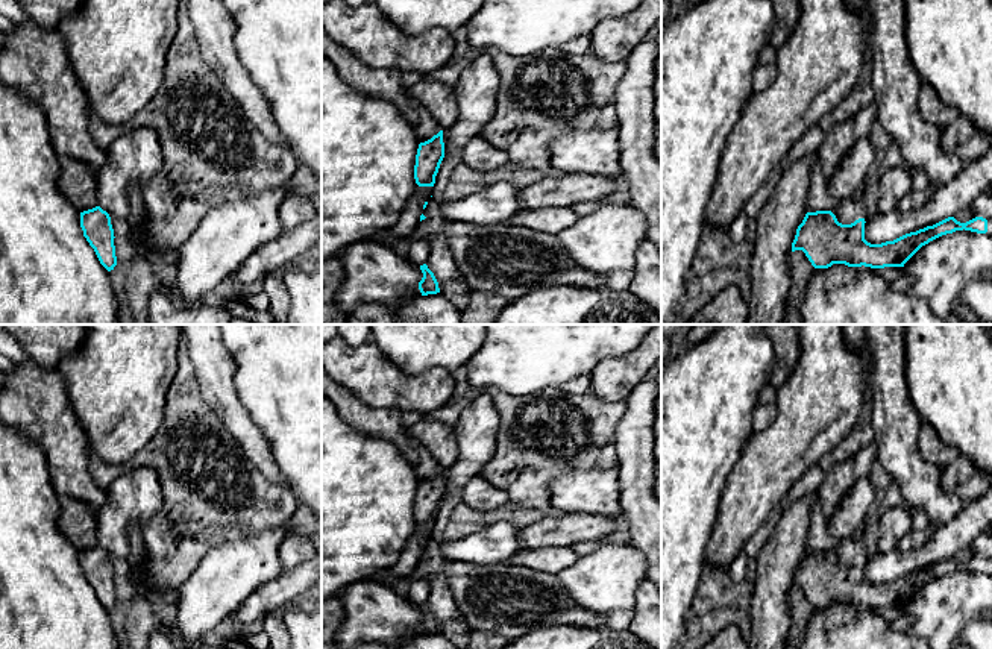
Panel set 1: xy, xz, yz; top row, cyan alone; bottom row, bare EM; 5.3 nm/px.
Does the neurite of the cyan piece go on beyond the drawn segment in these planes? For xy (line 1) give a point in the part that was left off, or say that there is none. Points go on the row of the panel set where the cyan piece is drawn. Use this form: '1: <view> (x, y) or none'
1: none

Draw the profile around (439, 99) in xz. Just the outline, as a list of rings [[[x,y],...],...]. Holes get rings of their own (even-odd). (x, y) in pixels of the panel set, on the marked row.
[[[425,77],[410,86],[407,92],[431,112],[443,130],[450,127],[458,118],[458,103],[452,86]]]

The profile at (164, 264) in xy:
[[[177,250],[168,253],[150,253],[149,259],[156,271],[159,285],[168,285],[174,281]]]

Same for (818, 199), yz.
[[[818,162],[810,171],[805,209],[807,212],[831,211],[836,205],[837,202],[827,191],[827,177]]]

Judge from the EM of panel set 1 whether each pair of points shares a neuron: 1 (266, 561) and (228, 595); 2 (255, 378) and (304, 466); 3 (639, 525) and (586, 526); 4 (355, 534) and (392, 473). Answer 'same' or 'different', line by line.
1: same
2: same
3: different
4: same

